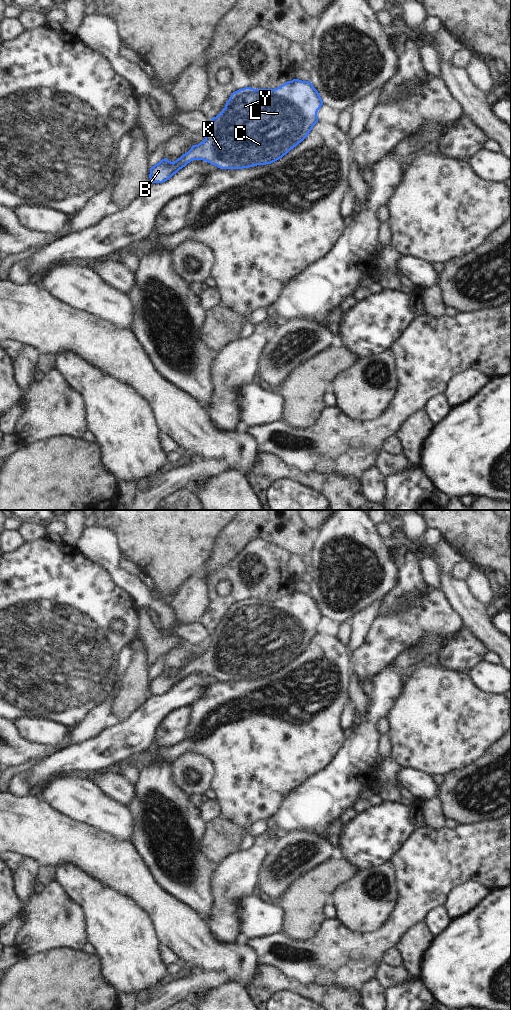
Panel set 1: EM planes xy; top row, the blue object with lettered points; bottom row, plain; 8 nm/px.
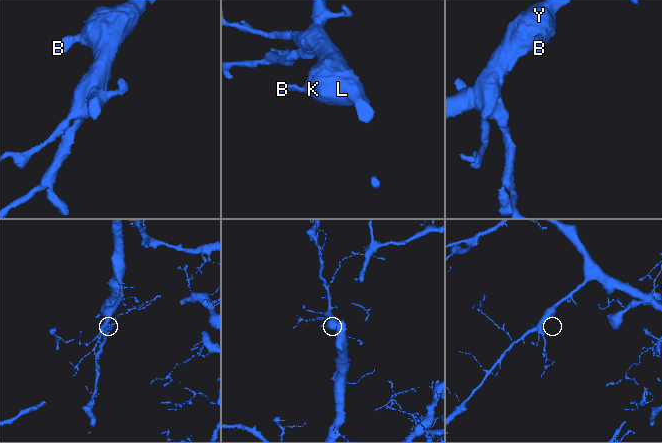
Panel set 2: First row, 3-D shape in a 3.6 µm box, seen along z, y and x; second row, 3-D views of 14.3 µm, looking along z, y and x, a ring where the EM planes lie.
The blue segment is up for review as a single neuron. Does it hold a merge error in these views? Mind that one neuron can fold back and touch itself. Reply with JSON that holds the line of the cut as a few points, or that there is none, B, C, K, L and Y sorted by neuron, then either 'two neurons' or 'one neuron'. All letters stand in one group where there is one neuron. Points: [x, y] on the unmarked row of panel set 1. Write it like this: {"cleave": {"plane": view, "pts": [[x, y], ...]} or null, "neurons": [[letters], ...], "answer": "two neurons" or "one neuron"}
{"cleave": null, "neurons": [["B", "C", "K", "L", "Y"]], "answer": "one neuron"}

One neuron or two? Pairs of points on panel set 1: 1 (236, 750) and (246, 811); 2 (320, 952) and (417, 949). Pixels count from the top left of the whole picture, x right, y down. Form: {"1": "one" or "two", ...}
{"1": "one", "2": "two"}

